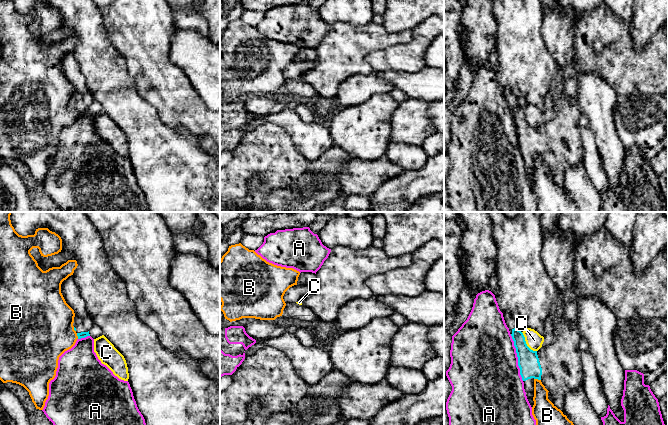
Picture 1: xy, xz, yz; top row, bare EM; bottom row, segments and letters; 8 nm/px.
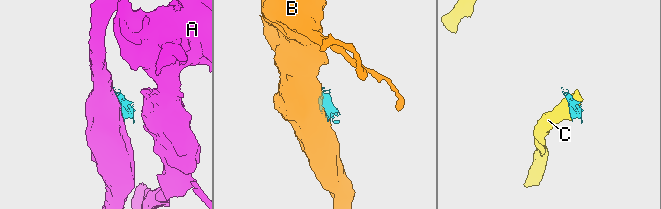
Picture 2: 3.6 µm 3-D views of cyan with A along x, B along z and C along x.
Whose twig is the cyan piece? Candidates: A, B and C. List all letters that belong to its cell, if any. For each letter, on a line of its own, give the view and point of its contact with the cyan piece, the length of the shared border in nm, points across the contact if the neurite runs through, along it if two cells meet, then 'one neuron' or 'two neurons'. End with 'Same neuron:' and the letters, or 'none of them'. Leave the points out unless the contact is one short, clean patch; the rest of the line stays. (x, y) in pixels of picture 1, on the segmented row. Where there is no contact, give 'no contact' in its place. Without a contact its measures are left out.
A: meets cyan in yz at (517, 356); contact 400 nm long; two neurons
B: meets cyan in yz at (537, 378); contact 60 nm long; two neurons
C: meets cyan in yz at (525, 343); contact 200 nm long; border along yz (521, 332), (525, 343), (536, 351); two neurons
Same neuron: none of them

